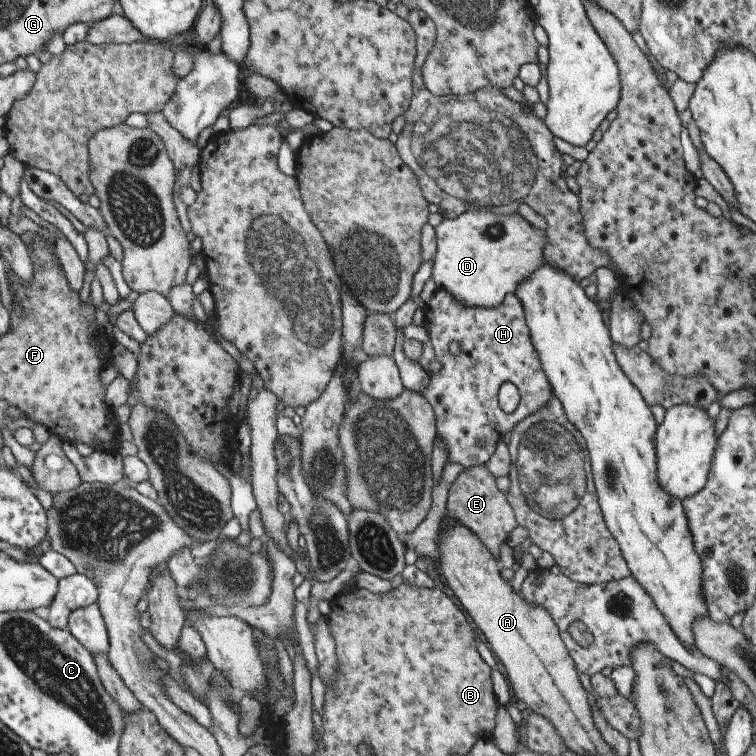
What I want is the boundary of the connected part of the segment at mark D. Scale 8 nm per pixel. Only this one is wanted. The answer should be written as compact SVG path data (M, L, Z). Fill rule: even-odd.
M486 209L464 212L456 218L444 219L435 228L437 249L434 255L432 280L437 289L450 292L464 306L492 308L502 304L509 294L518 292L518 284L526 280L532 272L536 272L545 263L546 232L533 227L529 216L518 212L502 215L494 214Z

